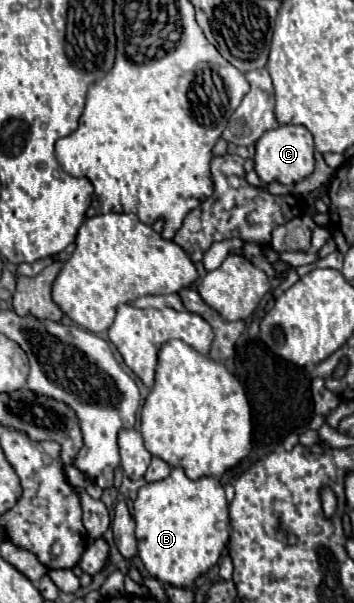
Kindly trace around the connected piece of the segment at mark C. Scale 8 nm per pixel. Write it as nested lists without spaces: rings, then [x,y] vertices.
[[[280,125],[278,129],[266,131],[256,143],[256,157],[254,157],[256,173],[264,183],[284,183],[294,185],[302,179],[310,177],[314,171],[314,141],[312,133],[302,125]]]

